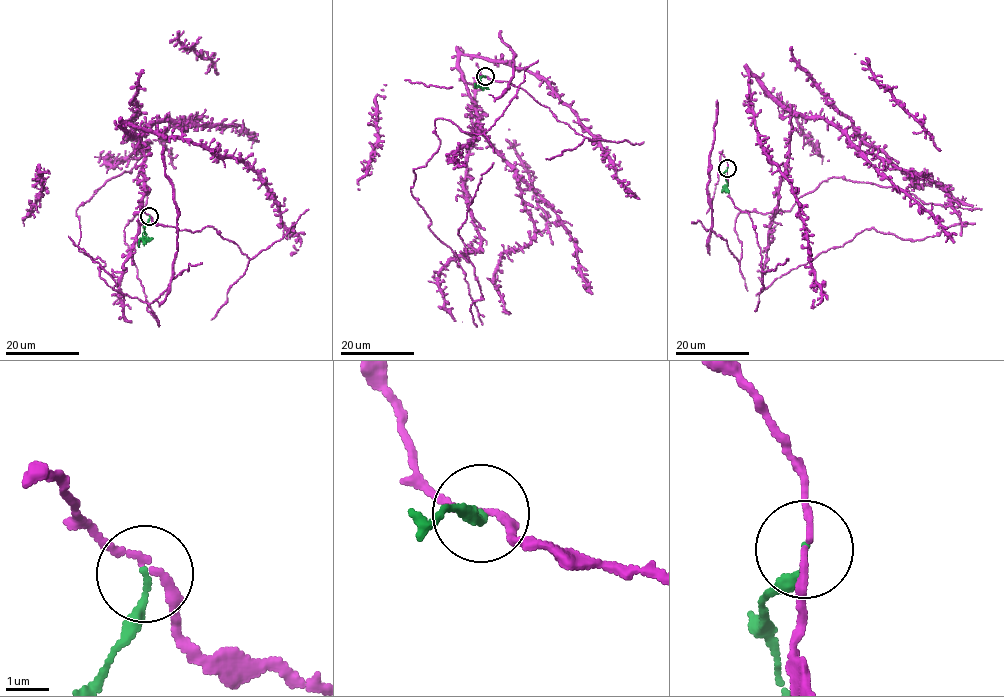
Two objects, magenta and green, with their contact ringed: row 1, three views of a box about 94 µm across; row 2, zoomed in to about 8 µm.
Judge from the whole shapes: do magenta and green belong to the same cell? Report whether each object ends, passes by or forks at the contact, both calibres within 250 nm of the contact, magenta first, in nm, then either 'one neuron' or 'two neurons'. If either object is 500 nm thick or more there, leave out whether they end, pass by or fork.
magenta passes by | green ends | 150/130 nm | two neurons

